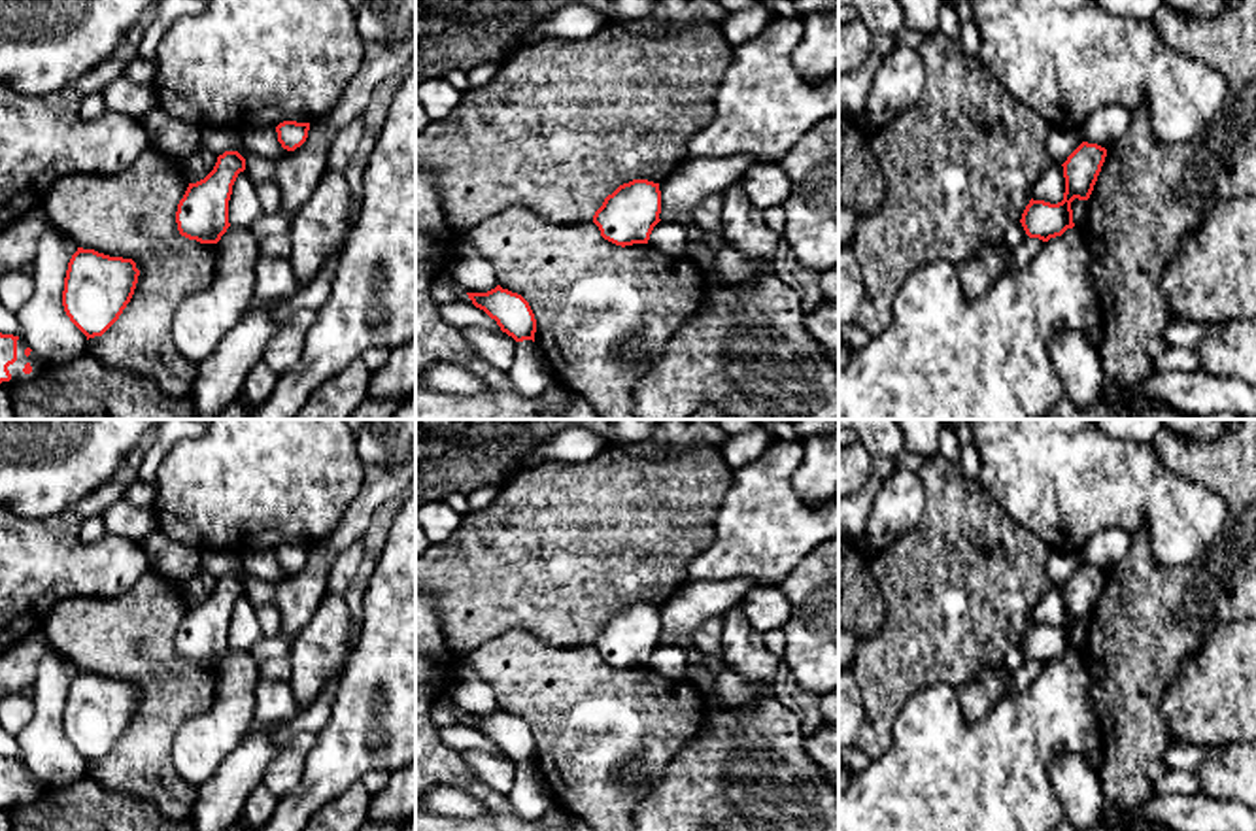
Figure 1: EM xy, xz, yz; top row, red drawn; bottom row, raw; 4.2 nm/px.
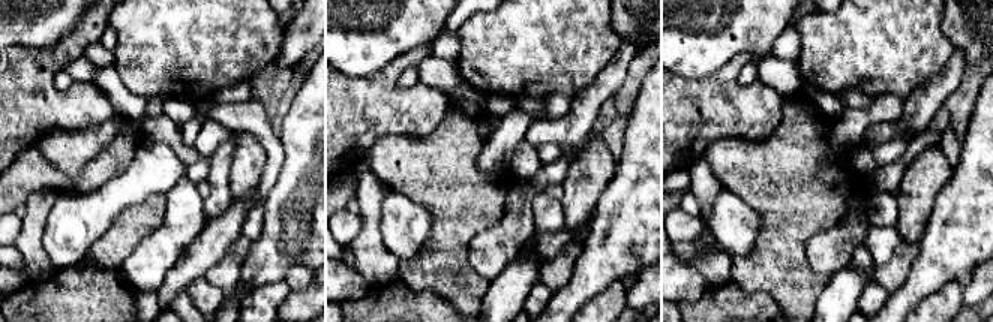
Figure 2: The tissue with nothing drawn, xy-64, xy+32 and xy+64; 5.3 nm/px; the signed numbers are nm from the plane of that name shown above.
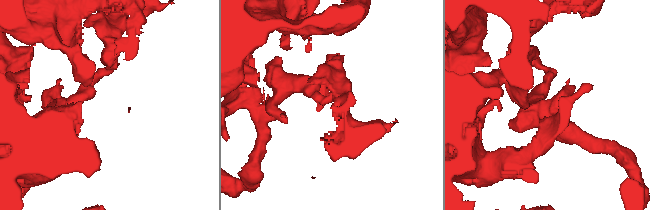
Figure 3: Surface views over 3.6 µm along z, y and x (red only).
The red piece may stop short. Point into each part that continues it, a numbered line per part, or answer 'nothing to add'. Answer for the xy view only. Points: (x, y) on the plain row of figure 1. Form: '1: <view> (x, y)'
1: xy (17, 799)

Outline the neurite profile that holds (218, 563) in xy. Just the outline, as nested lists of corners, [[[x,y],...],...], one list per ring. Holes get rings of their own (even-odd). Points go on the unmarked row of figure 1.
[[[416,444],[410,457],[399,463],[366,465],[359,495],[348,506],[336,527],[323,540],[310,546],[306,565],[280,584],[264,582],[244,570],[240,555],[200,550],[198,570],[213,578],[238,574],[246,582],[251,604],[272,602],[281,612],[280,633],[293,638],[312,619],[329,593],[329,574],[340,551],[363,538],[374,512],[416,482]]]

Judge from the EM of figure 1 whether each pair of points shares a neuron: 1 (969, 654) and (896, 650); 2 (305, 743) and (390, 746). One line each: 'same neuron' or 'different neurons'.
1: same neuron
2: different neurons

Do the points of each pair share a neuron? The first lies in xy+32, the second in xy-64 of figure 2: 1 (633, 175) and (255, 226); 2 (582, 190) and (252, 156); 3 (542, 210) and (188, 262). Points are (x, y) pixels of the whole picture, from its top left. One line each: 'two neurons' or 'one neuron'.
1: two neurons
2: one neuron
3: two neurons

